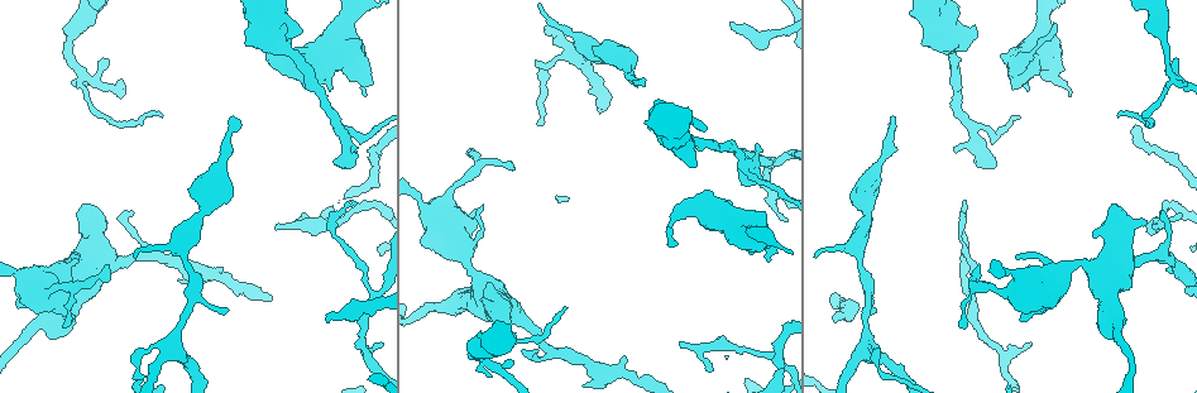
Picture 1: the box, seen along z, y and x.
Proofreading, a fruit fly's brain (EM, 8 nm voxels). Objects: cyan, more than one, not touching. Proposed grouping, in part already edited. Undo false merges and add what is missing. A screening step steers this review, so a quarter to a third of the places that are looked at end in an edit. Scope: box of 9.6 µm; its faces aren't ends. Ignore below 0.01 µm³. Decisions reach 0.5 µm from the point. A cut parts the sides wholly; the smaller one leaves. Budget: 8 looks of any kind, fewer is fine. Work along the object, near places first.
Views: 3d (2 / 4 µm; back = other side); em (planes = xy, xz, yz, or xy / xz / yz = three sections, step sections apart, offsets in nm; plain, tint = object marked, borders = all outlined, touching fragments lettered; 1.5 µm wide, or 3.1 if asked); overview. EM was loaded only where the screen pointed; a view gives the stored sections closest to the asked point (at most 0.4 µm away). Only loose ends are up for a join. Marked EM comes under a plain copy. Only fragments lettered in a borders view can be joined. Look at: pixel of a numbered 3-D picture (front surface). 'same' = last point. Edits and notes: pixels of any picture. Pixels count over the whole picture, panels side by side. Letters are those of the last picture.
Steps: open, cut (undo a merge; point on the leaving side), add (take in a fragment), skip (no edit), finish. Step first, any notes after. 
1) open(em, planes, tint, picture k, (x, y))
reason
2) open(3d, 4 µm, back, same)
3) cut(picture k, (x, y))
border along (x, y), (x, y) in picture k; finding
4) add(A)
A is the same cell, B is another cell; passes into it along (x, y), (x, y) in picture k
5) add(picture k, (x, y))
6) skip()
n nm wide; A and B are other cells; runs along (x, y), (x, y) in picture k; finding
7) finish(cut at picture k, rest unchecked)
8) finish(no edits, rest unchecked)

open(em, planes, borders, picture 1, (699, 122))
thick end

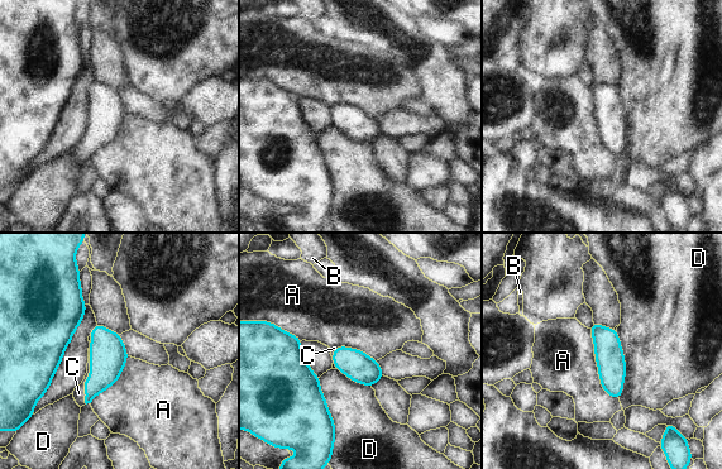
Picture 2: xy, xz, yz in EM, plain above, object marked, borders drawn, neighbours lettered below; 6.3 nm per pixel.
add(C)
C is the same cell, A, B and D are other cells; passes into it along (108, 355), (90, 376), (79, 393) in picture 2; it goes on there

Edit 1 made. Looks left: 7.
open(3d, 2 µm, picture 1, (731, 28))
an open end

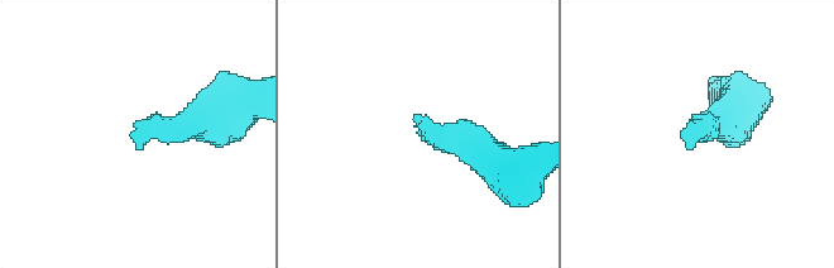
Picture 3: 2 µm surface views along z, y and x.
open(em, planes, borders, picture 3, (692, 148))
need the tissue

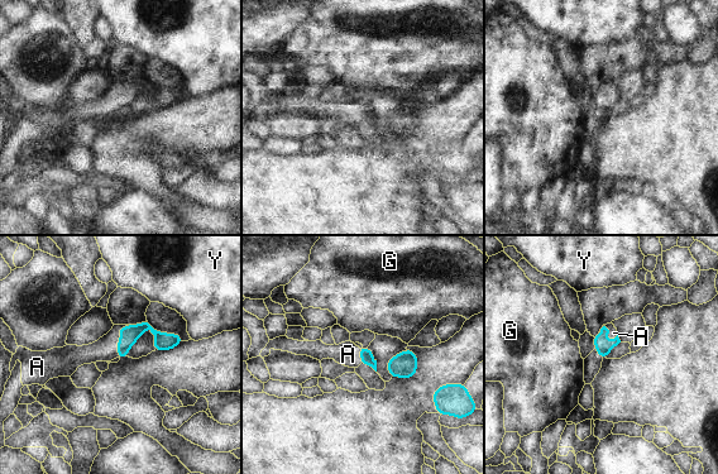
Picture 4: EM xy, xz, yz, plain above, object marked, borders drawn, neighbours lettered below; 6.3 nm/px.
add(A)
A is the same cell, G and Y are other cells; passes into it along (130, 334), (121, 338), (105, 349) in picture 4; the neuron continues

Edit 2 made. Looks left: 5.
open(3d, 2 µm, picture 1, (364, 94))
branch stops here

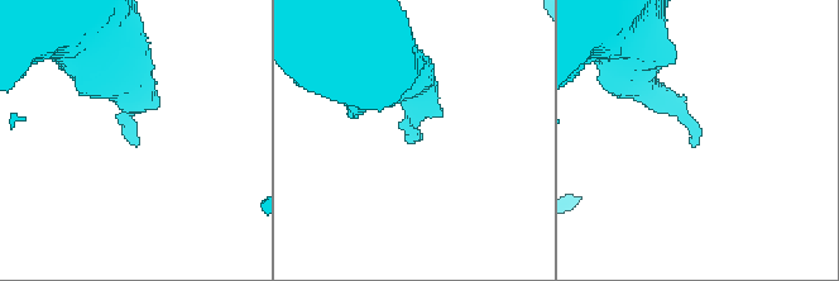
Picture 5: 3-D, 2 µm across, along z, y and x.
open(em, yz, step 4, borders, picture 5, (137, 145))
shape alone is not enough

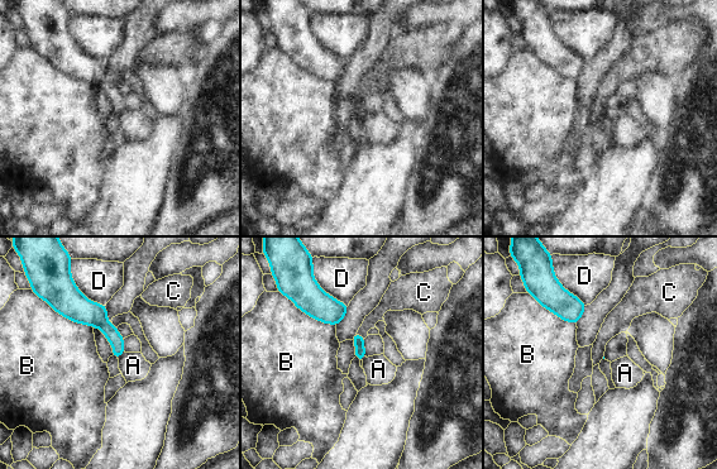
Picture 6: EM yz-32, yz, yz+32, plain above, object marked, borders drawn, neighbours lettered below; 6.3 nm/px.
open(em, planes, borders, same)

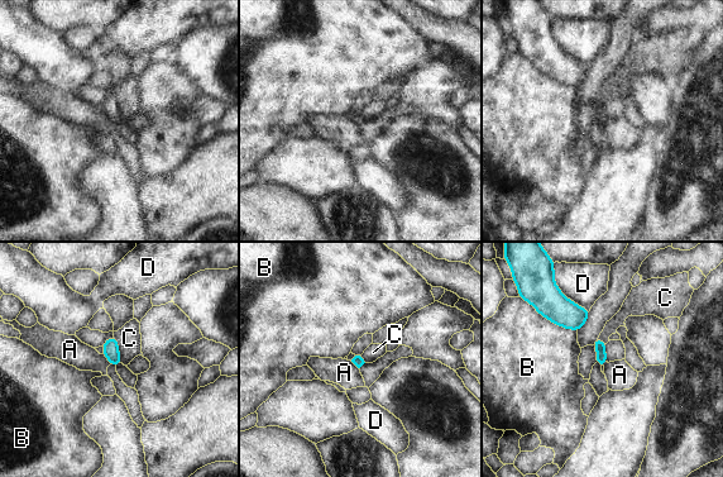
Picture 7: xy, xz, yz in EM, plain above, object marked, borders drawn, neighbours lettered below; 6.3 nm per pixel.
skip()
A, B, C and D are other cells; border along (103, 354), (111, 363) in picture 7; no lettered fragment goes on from it

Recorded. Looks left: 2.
finish(add at picture 2, add at picture 4, rest unchecked)

